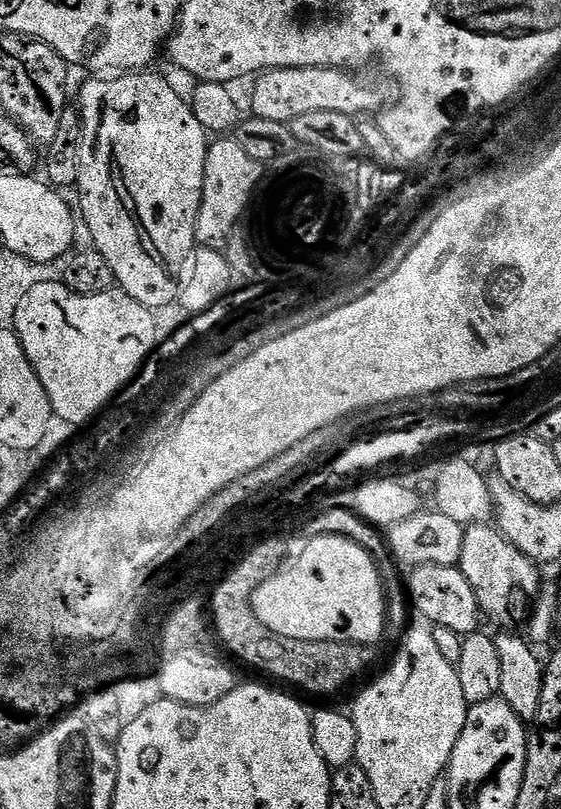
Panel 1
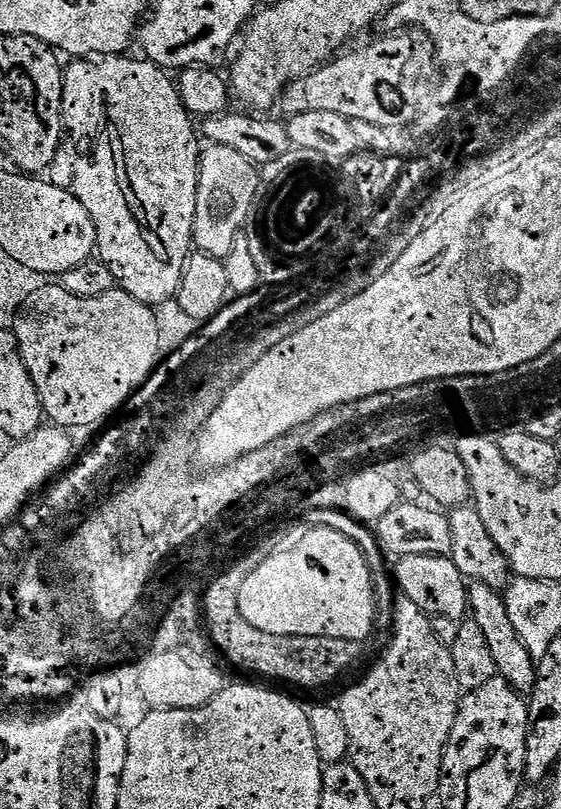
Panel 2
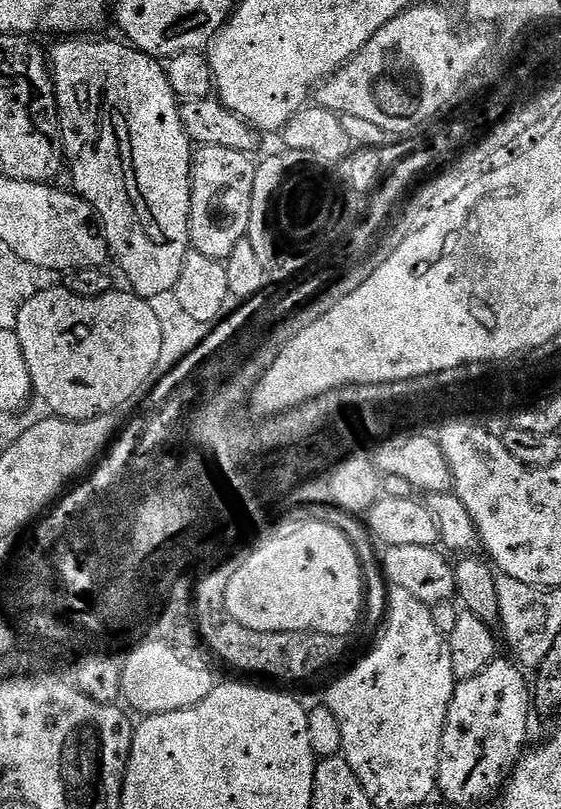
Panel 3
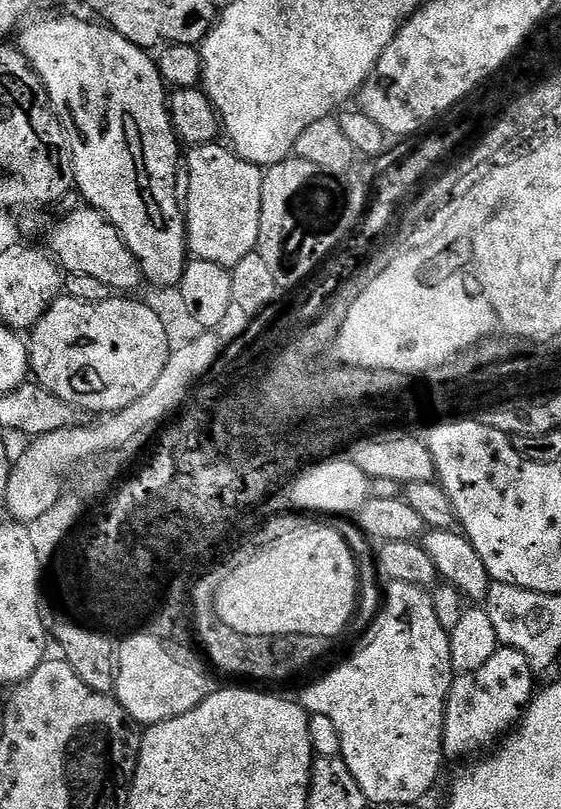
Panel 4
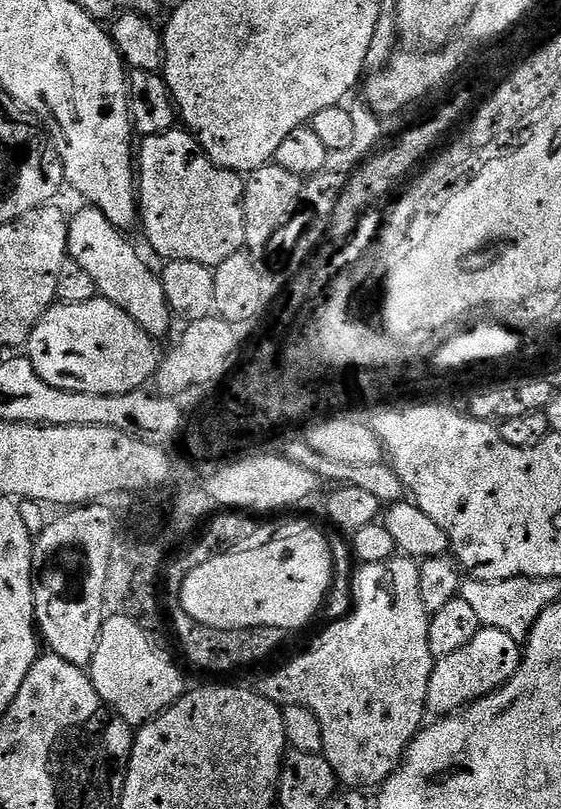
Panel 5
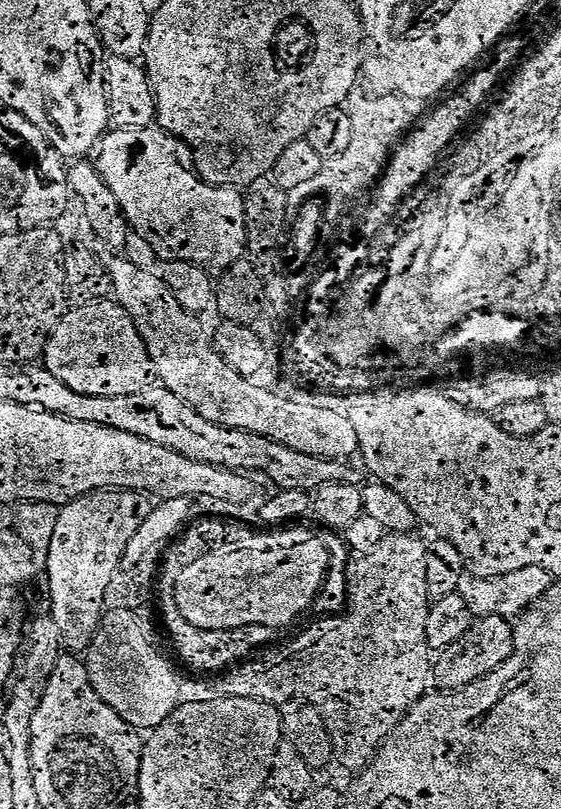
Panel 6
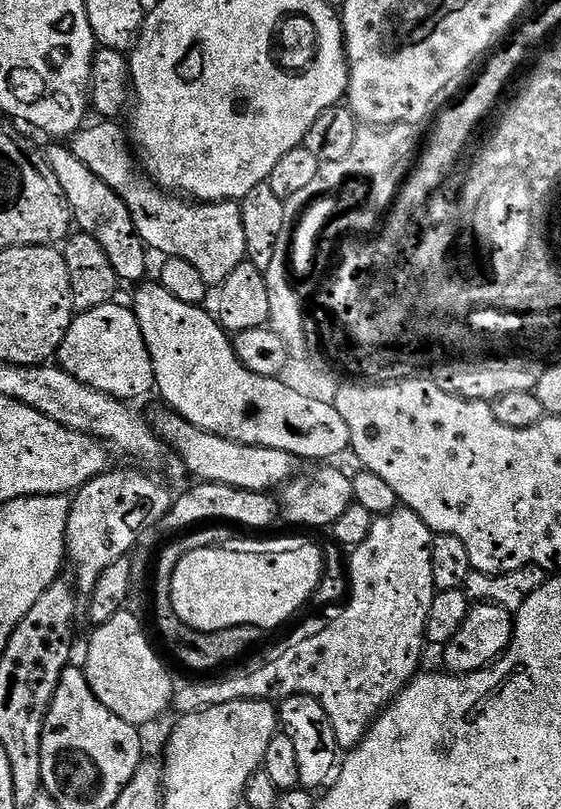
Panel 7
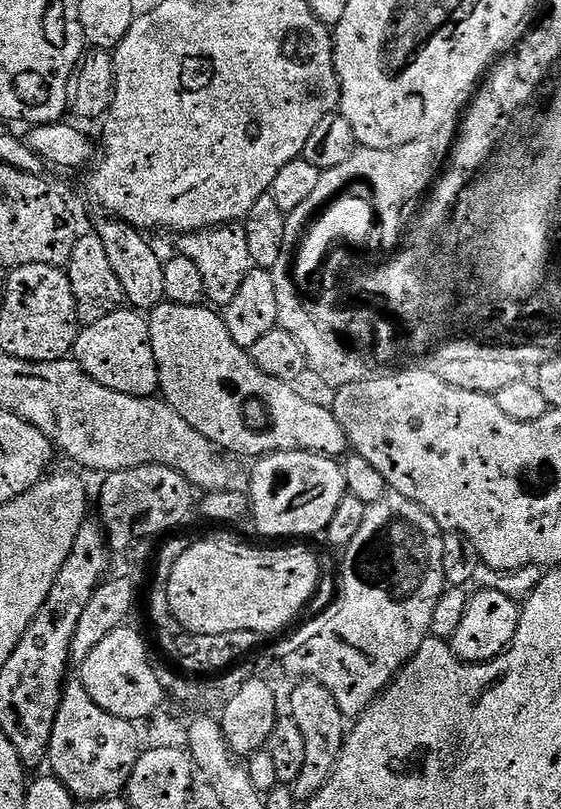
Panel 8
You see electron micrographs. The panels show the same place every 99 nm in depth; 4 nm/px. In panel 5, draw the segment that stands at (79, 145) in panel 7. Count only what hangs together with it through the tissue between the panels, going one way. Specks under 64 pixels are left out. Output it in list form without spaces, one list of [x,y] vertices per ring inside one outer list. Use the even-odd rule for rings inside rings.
[[[165,134],[162,136],[145,136],[138,144],[138,216],[144,220],[143,239],[158,252],[165,260],[189,260],[198,264],[204,264],[207,268],[215,270],[220,264],[231,261],[239,257],[246,248],[246,218],[244,217],[244,189],[245,181],[237,172],[230,172],[225,168],[220,168],[213,160],[204,153],[204,147],[191,134],[176,136],[177,134]]]

